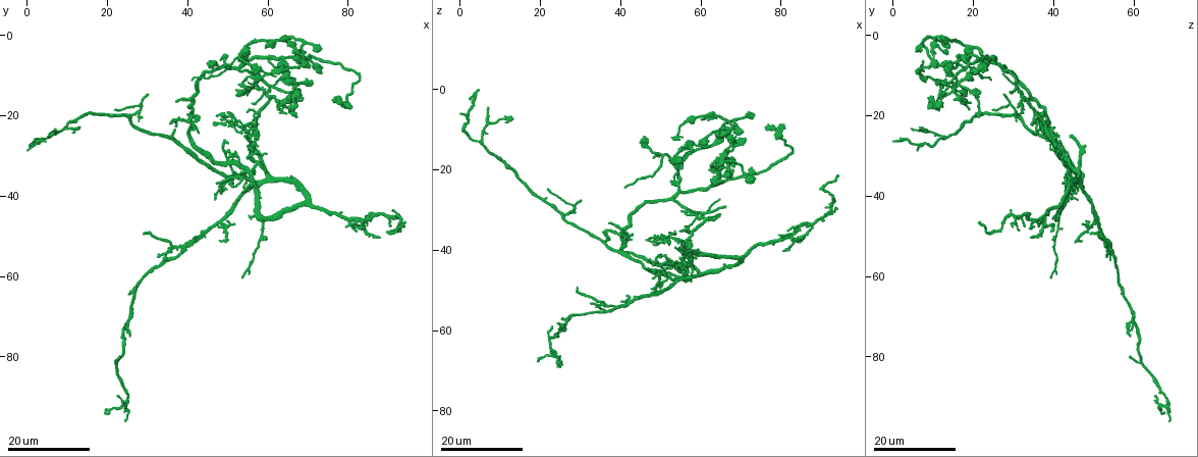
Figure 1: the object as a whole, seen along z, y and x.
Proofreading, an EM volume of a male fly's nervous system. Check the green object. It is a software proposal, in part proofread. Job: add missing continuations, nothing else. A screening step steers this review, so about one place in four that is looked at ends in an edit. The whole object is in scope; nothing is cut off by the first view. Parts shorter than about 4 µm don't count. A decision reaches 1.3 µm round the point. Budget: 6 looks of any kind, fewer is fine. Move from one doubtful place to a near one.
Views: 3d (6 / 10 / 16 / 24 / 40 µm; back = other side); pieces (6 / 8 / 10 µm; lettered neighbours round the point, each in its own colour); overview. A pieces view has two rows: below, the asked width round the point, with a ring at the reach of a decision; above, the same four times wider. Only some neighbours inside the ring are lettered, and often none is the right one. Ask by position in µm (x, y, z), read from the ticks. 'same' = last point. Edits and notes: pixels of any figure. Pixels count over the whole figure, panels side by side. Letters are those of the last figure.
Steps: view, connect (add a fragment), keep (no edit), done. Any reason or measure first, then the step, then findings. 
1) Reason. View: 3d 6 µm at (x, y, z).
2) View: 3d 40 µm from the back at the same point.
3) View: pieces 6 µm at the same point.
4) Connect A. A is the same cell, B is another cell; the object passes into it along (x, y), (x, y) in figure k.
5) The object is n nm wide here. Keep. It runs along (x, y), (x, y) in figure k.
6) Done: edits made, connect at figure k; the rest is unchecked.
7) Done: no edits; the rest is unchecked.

Branch stops here. View: 3d 24 µm at (66.5, 14.0, 29.0).

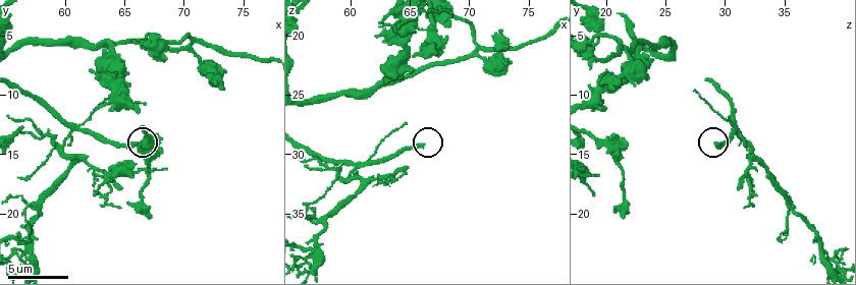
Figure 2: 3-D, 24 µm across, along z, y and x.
View: pieces 8 µm at (66.0, 14.2, 29.4).

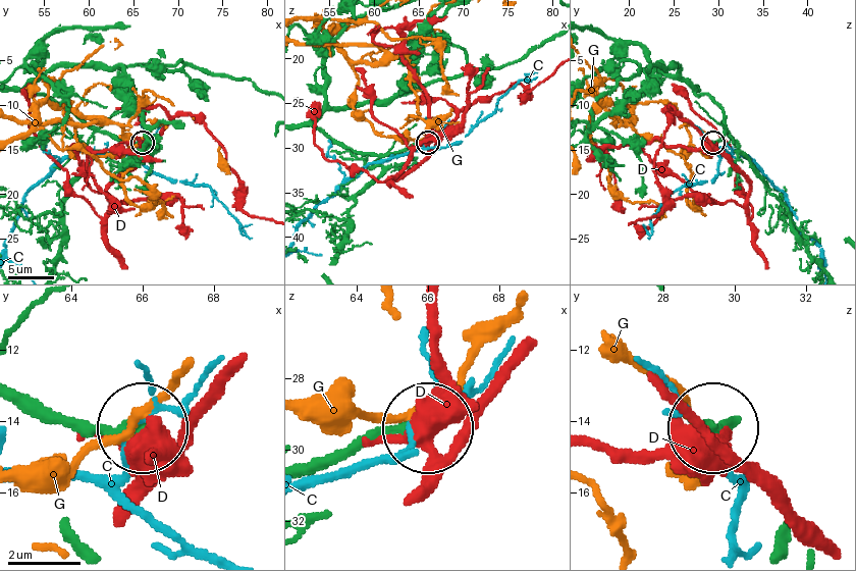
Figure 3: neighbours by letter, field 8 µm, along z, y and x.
Keep. C, D and G are other cells; it runs along (16, 392), (98, 428), (141, 428) in figure 3; none of them fits.

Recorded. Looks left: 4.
Branch stops here. View: 3d 16 µm at (71.5, 11.5, 13.0).

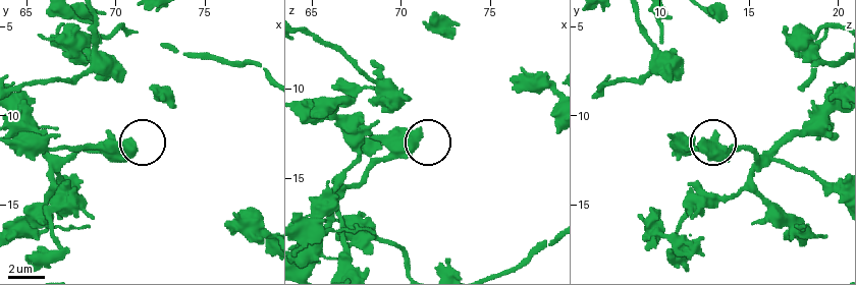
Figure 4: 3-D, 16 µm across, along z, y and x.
View: pieces 8 µm at (71.1, 11.6, 12.4).

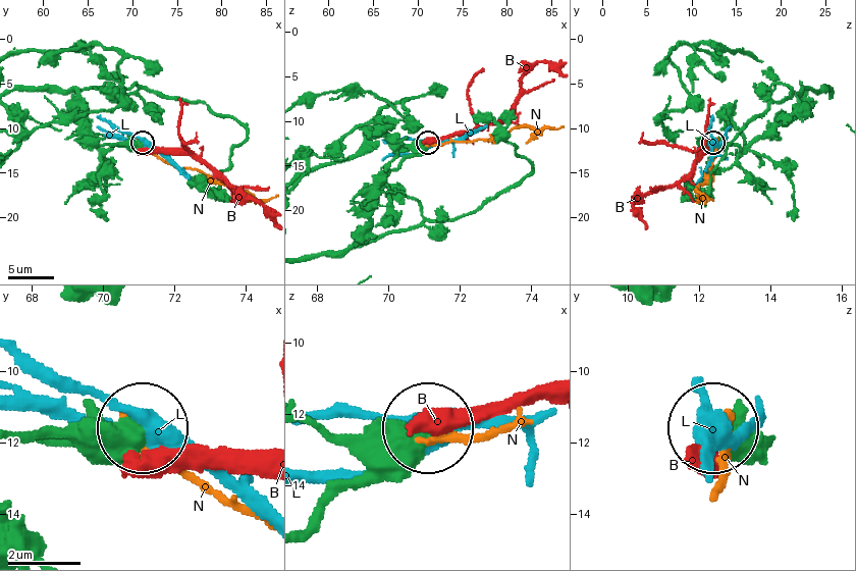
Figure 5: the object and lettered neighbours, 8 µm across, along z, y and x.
Keep. B, L and N are other cells; it runs along (52, 90), (75, 93), (87, 126), (102, 149), (142, 144) in figure 5; no lettered fragment goes on from it.

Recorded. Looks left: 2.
Thin end. View: 3d 24 µm at (29.5, 49.0, 49.5).

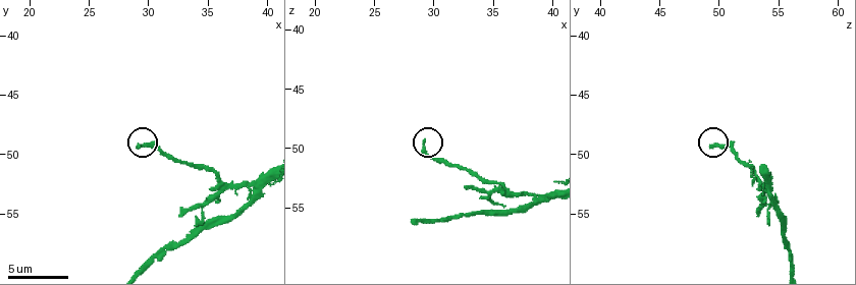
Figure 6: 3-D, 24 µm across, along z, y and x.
View: pieces 6 µm at (29.4, 49.2, 49.4).

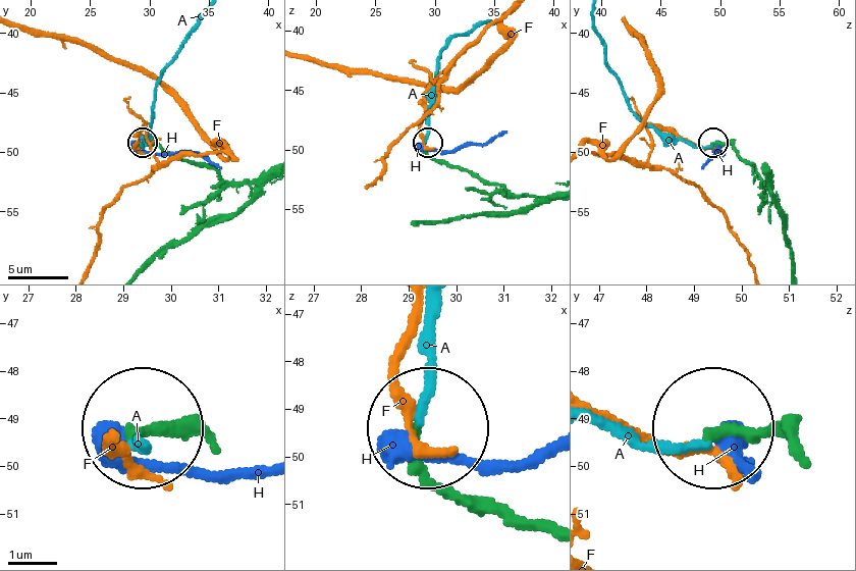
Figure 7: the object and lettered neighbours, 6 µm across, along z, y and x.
Keep. A, F and H are other cells; it runs along (799, 444), (787, 431), (717, 431) in figure 7; no lettered fragment goes on from it.

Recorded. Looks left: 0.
Done: no edits; the rest is unchecked.

